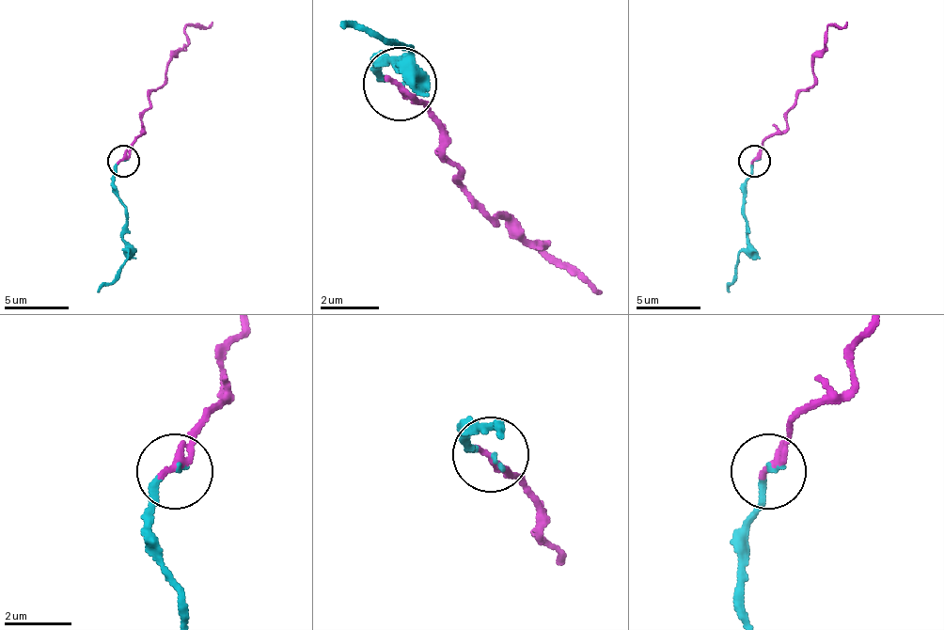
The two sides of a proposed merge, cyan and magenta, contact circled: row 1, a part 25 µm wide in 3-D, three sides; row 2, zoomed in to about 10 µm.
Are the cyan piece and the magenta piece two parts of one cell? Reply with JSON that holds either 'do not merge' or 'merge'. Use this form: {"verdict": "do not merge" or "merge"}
{"verdict": "merge"}

